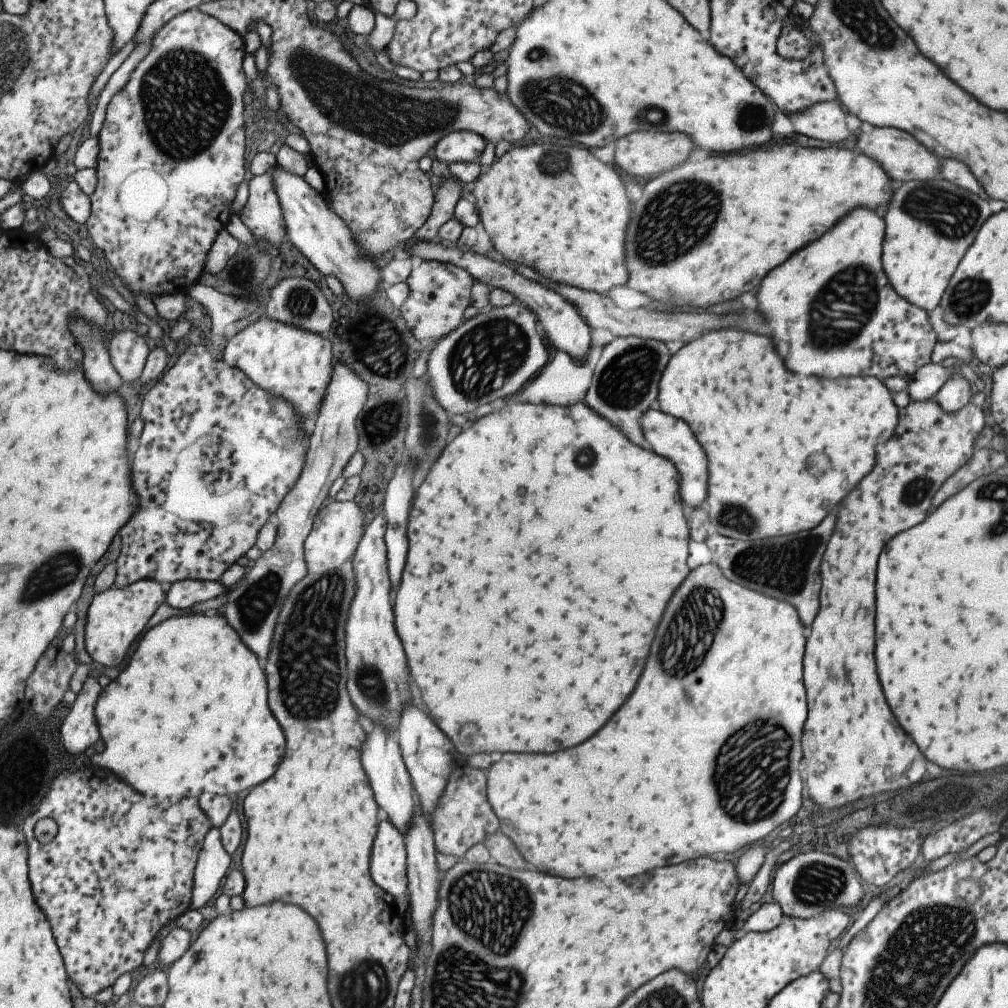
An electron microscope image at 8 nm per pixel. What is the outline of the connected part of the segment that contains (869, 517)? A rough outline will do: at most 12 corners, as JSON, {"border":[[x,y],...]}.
{"border":[[897,407],[841,502],[803,652],[807,796],[919,782],[873,664],[875,560],[983,410]]}

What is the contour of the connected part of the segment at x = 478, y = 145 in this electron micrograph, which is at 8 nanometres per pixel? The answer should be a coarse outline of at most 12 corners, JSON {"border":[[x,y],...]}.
{"border":[[451,131],[433,146],[442,165],[478,160],[482,135]]}

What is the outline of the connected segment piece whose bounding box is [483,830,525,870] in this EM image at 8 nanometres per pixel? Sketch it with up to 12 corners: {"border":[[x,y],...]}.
{"border":[[499,830],[483,838],[491,862],[525,870],[525,860]]}

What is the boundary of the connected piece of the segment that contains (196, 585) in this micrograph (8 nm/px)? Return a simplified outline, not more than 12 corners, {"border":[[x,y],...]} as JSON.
{"border":[[181,580],[170,584],[164,602],[189,610],[225,594],[219,581]]}

